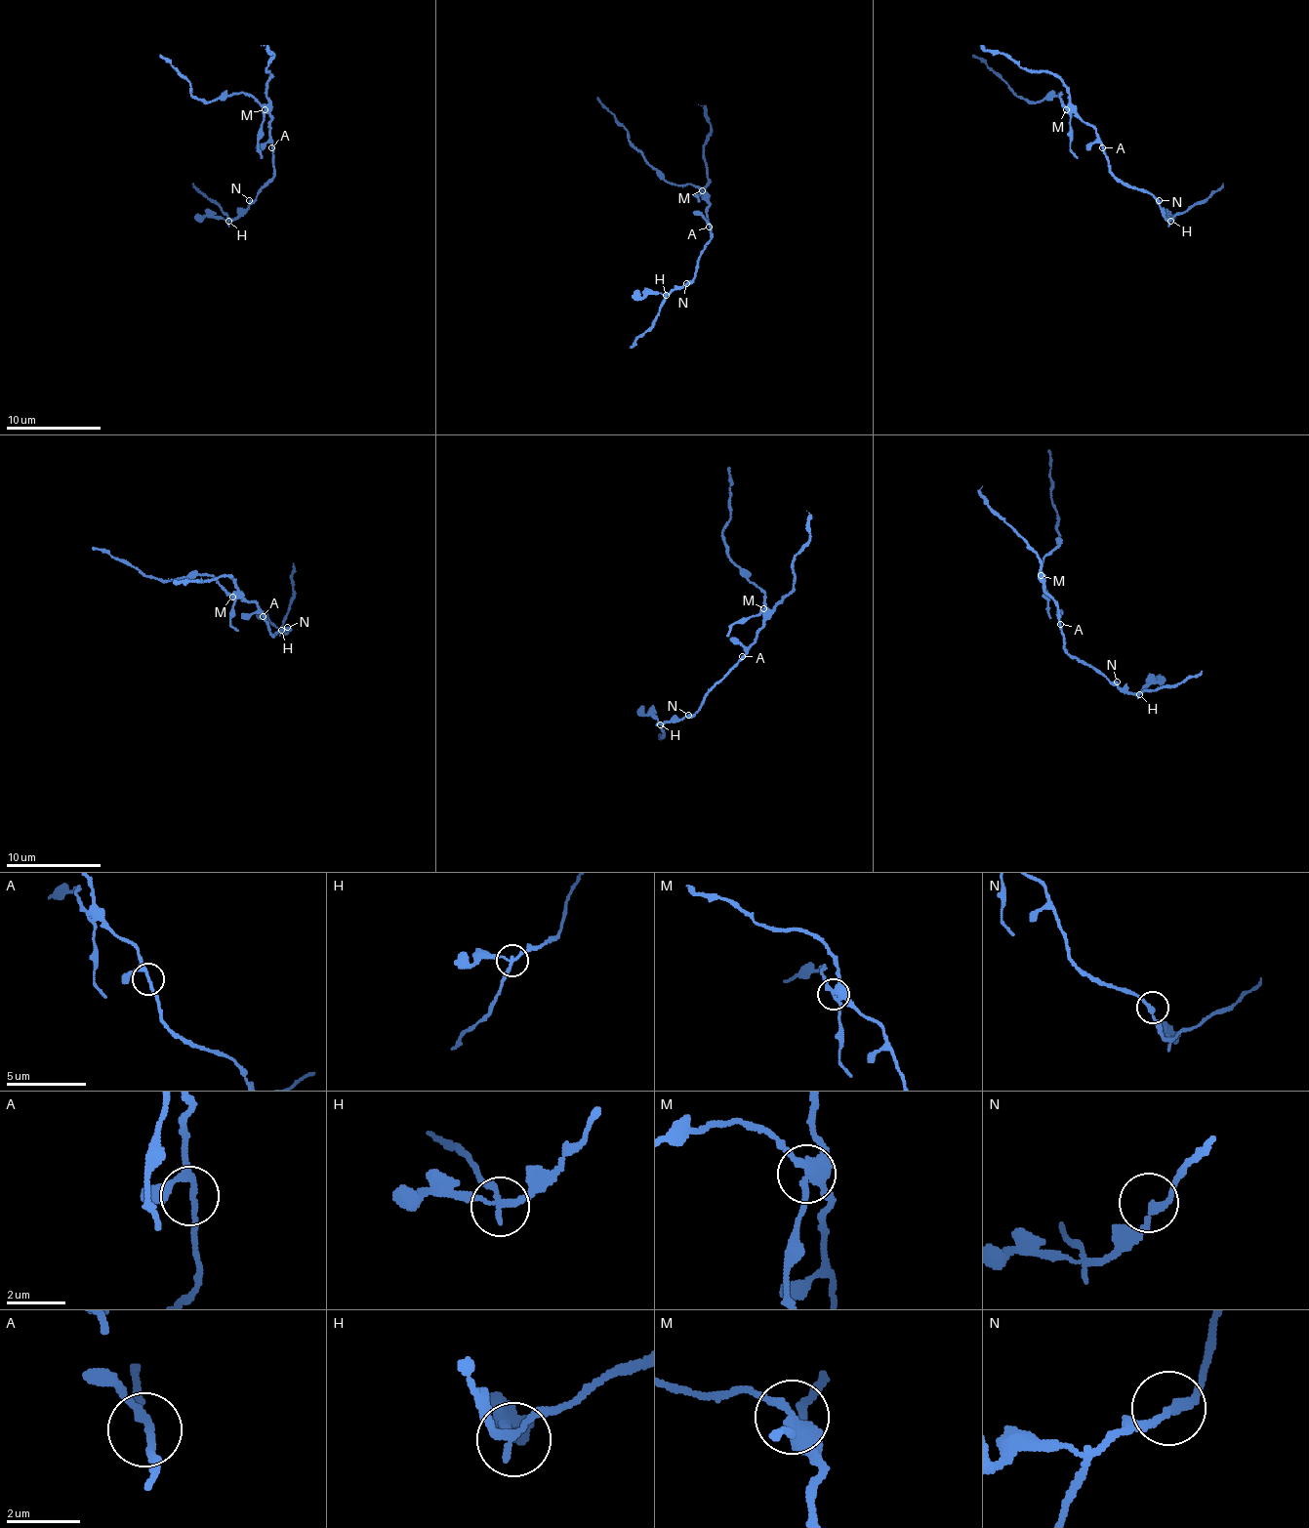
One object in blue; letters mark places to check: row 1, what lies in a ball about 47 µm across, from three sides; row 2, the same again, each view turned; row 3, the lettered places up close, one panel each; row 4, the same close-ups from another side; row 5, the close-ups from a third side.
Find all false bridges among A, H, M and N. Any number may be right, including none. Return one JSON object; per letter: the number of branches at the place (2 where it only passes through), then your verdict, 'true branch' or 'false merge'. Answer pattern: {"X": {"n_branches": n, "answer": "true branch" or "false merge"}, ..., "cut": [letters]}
{"A": {"n_branches": 3, "answer": "true branch"}, "H": {"n_branches": 3, "answer": "false merge"}, "M": {"n_branches": 4, "answer": "false merge"}, "N": {"n_branches": 2, "answer": "true branch"}, "cut": ["H", "M"]}

